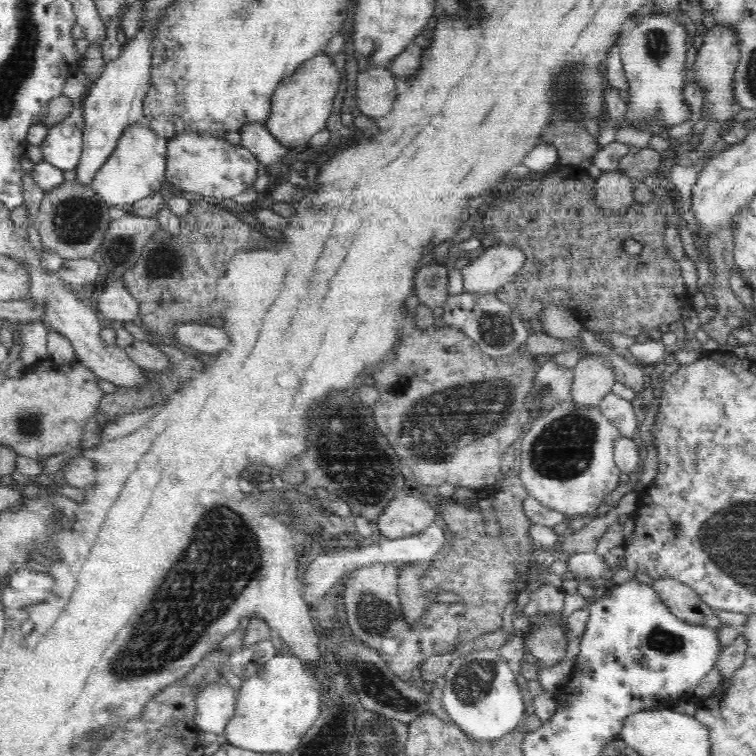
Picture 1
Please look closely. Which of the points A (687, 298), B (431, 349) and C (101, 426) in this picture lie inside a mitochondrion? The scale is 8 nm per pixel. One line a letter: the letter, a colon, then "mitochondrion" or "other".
A: other
B: other
C: other

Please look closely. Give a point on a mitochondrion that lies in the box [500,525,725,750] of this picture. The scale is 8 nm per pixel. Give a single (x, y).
(660, 641)

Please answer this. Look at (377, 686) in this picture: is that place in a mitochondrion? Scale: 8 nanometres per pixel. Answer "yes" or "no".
yes

